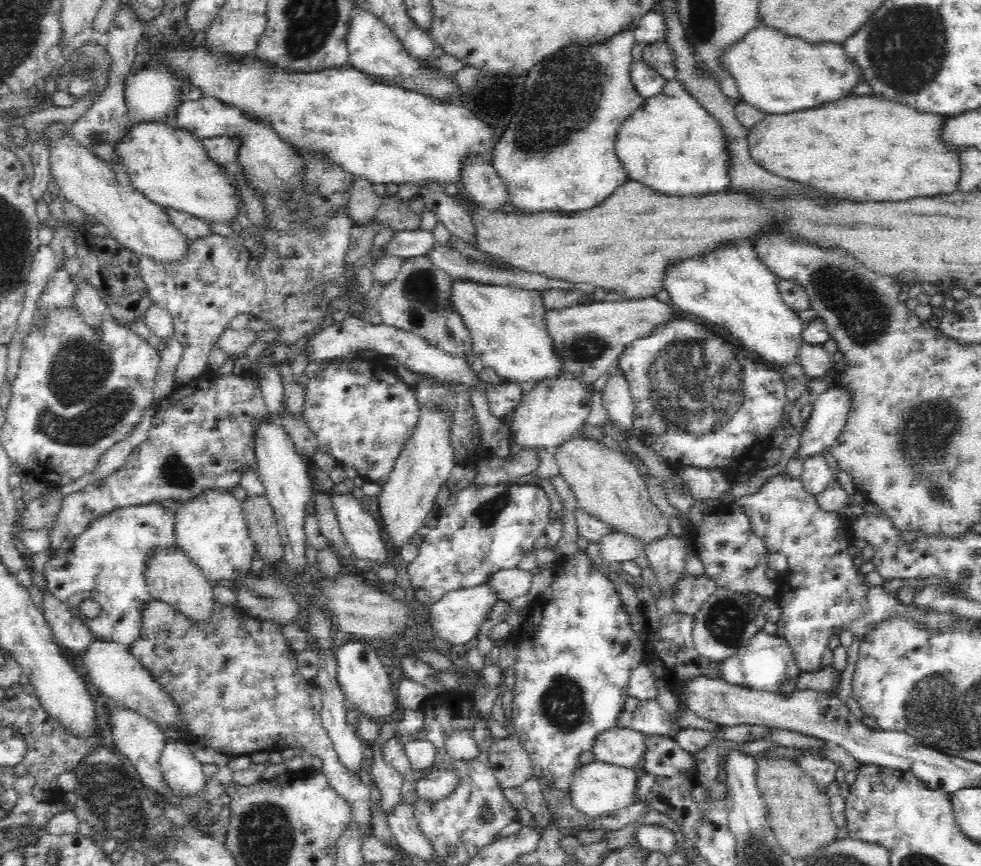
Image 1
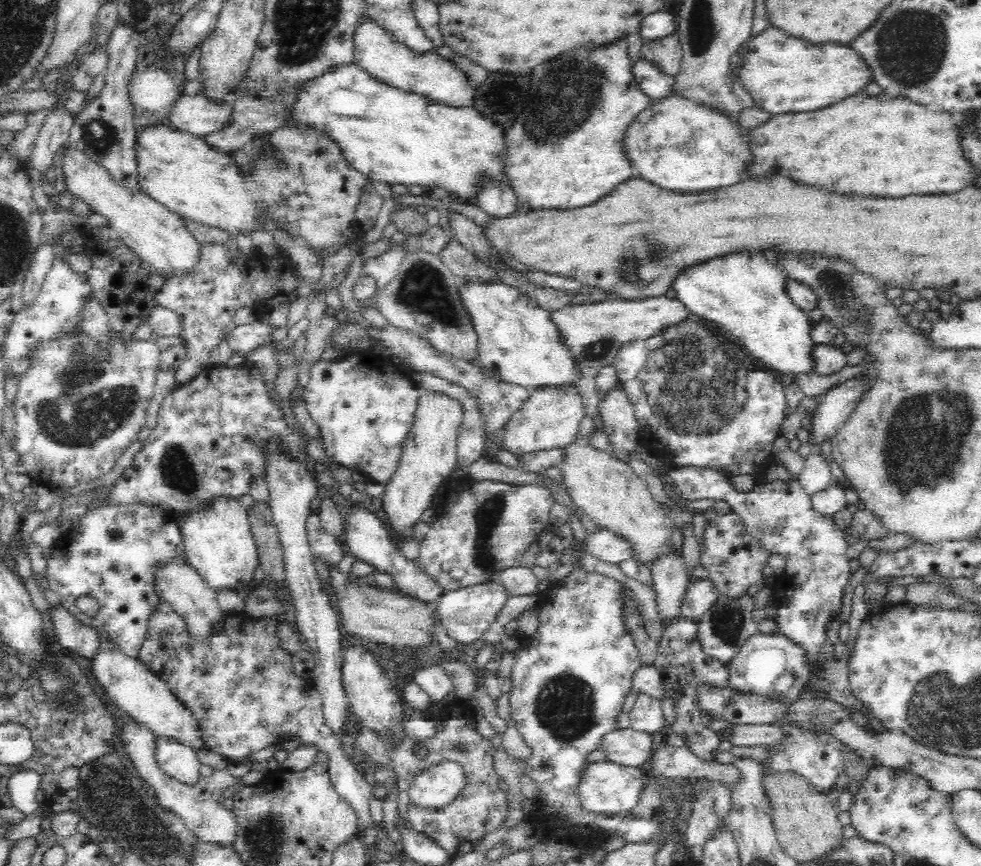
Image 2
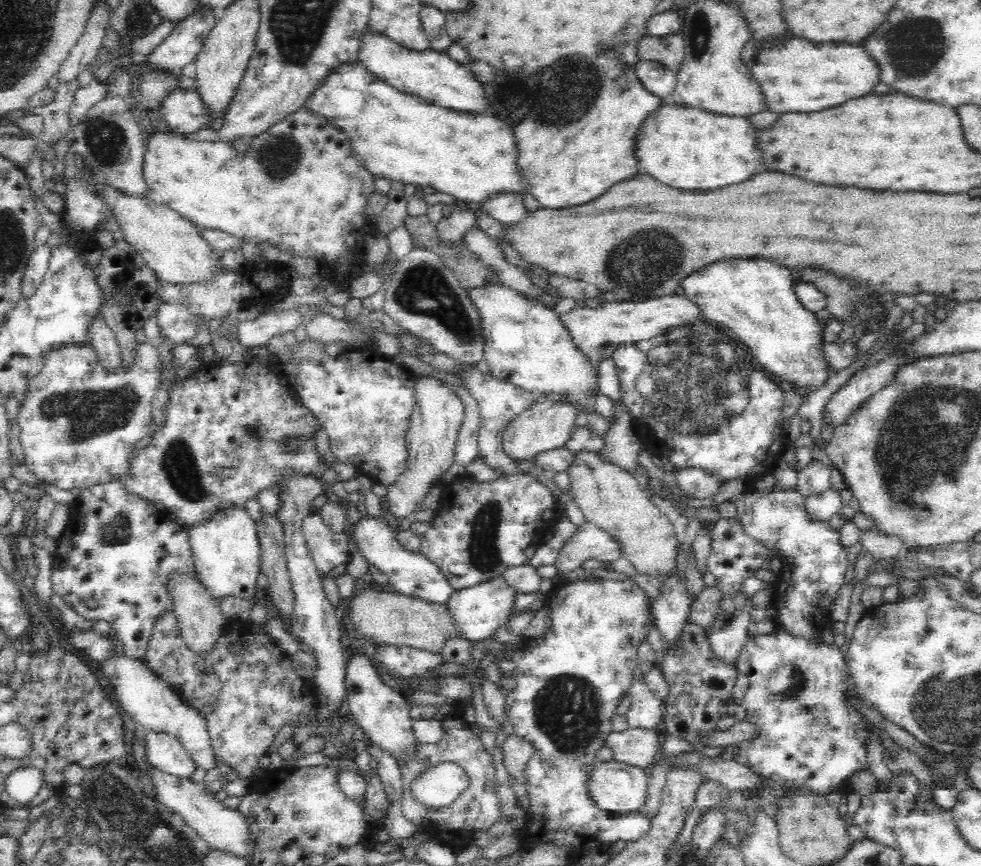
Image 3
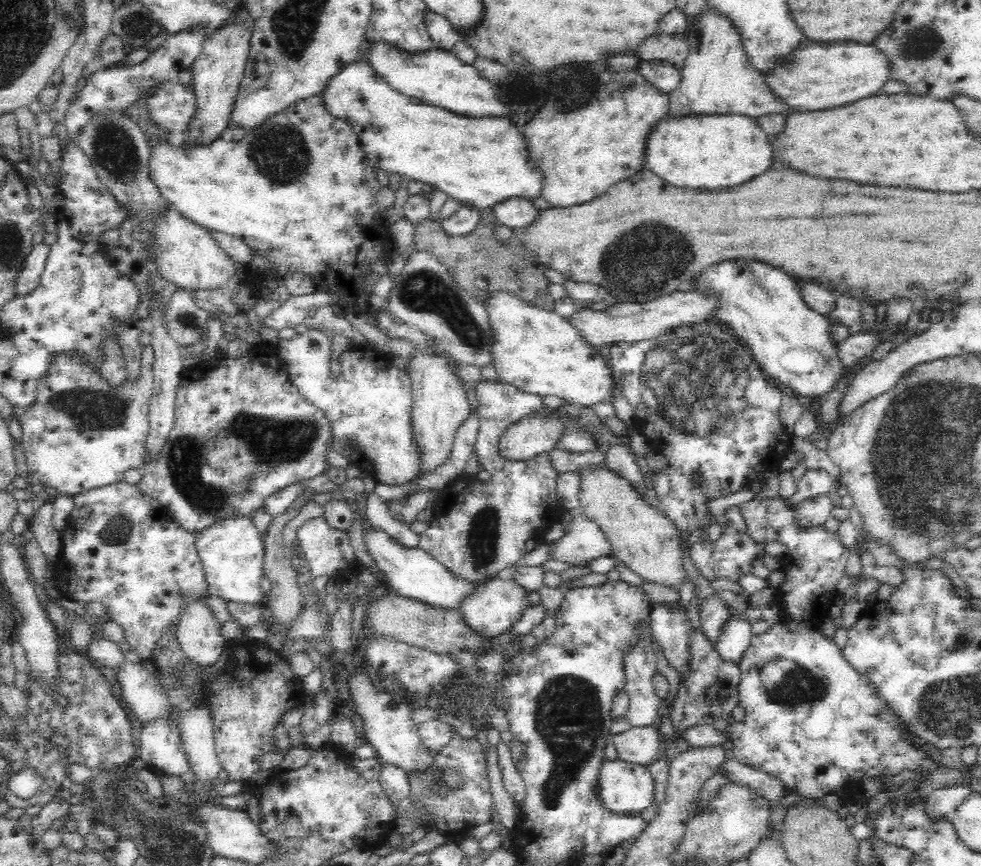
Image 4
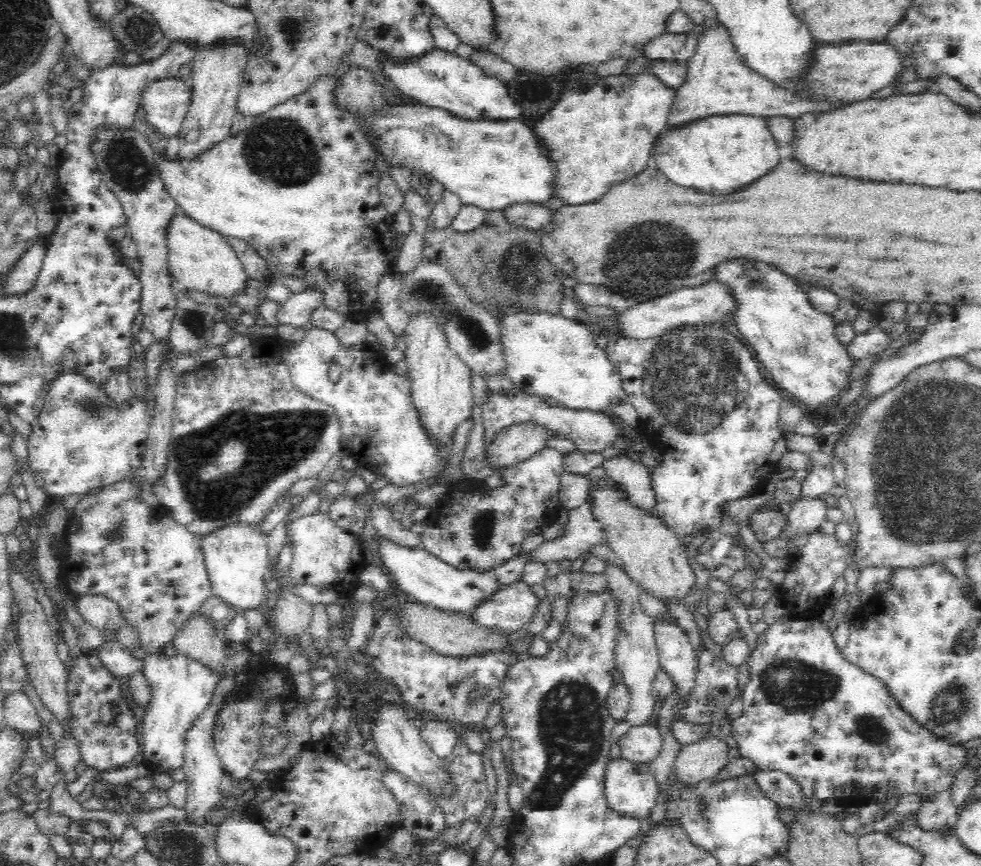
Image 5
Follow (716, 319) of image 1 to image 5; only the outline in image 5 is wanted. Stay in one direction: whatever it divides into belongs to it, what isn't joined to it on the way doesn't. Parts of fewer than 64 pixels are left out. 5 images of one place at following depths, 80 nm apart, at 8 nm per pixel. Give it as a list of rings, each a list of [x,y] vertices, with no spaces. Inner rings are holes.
[[[746,257],[718,264],[713,276],[732,287],[740,303],[733,324],[781,392],[813,411],[824,412],[848,390],[852,368],[858,359],[836,337],[838,324],[833,316],[817,311],[794,277],[767,262]]]

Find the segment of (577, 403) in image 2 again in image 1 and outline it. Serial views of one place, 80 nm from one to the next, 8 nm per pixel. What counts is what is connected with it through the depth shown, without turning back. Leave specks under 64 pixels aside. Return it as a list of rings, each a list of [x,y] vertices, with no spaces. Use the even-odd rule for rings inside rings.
[[[564,372],[564,376],[556,380],[544,380],[534,386],[522,397],[520,404],[515,408],[510,422],[509,444],[514,450],[534,450],[534,448],[546,448],[556,450],[566,441],[578,435],[590,412],[590,400],[592,395],[584,389],[582,382],[578,382]]]

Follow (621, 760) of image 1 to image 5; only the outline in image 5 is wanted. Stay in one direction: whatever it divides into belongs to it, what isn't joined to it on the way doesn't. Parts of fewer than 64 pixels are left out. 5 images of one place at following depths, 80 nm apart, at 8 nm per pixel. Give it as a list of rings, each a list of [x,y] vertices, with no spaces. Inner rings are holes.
[[[652,724],[630,728],[626,735],[620,738],[618,744],[623,759],[641,763],[653,761],[664,746],[663,735],[657,726]]]

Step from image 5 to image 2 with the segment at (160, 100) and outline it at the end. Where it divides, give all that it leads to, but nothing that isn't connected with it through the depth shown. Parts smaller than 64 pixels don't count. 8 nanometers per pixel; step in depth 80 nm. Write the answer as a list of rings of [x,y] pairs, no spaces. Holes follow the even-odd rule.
[[[203,93],[194,94],[194,96],[182,94],[170,108],[170,122],[178,131],[203,138],[226,126],[230,112],[232,112],[232,106],[226,102],[218,104],[208,101]]]

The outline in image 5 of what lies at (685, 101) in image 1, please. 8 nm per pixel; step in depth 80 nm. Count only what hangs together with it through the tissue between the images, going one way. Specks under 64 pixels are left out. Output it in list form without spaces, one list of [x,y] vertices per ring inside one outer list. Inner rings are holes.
[[[732,114],[712,116],[692,125],[684,125],[676,131],[668,131],[665,128],[657,141],[652,165],[666,174],[672,182],[712,196],[712,194],[732,194],[748,188],[752,182],[772,172],[781,159],[778,144],[768,126],[767,118]]]

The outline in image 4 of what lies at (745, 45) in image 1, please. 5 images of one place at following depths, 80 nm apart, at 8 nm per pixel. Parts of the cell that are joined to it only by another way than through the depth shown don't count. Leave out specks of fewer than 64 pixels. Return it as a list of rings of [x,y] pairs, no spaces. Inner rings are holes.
[[[807,38],[800,50],[792,54],[788,66],[776,68],[764,77],[774,94],[782,97],[789,106],[796,107],[799,112],[808,112],[845,106],[878,95],[891,72],[891,59],[876,45],[854,41],[818,44]]]

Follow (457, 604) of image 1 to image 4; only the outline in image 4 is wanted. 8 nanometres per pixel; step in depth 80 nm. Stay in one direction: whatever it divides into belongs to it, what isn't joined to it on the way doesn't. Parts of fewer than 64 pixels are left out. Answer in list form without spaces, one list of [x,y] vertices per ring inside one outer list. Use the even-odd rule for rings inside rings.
[[[494,576],[483,588],[477,590],[476,595],[468,598],[459,611],[463,613],[466,623],[475,632],[489,638],[510,632],[530,608],[528,591],[517,584],[513,578]]]

